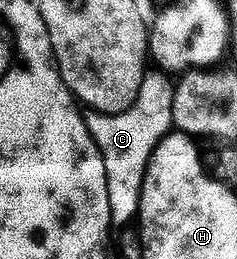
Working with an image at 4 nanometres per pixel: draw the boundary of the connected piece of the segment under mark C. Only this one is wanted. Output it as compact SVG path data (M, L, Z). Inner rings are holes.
M148 70L142 75L140 90L136 90L136 98L132 106L123 112L85 113L86 125L100 150L100 158L104 162L104 178L108 182L108 206L110 207L110 223L114 226L126 226L138 215L140 202L140 186L144 182L144 170L148 166L148 158L156 150L156 146L171 131L172 98L175 81L160 70Z

